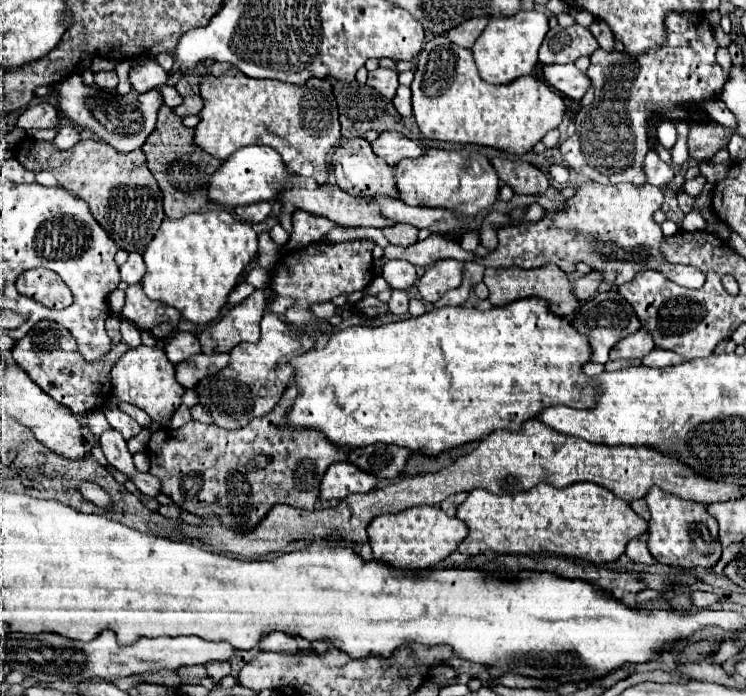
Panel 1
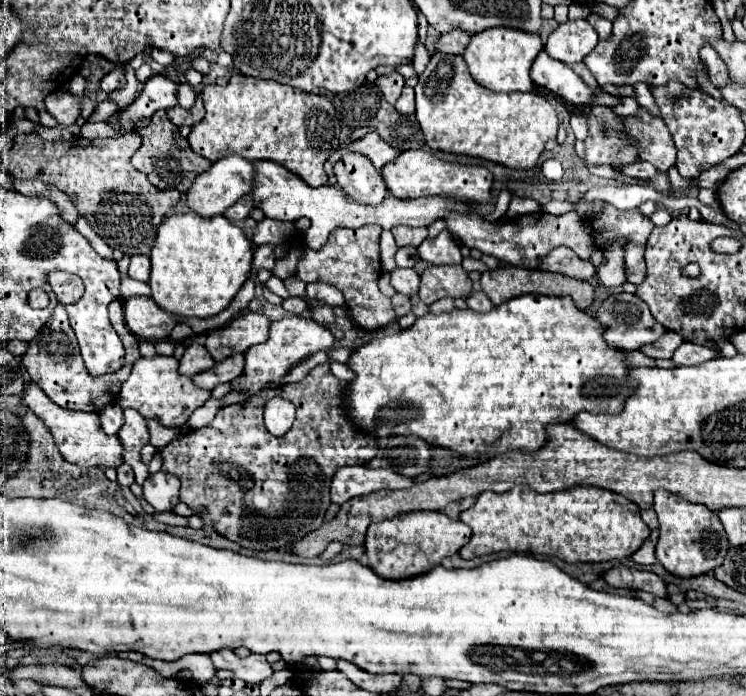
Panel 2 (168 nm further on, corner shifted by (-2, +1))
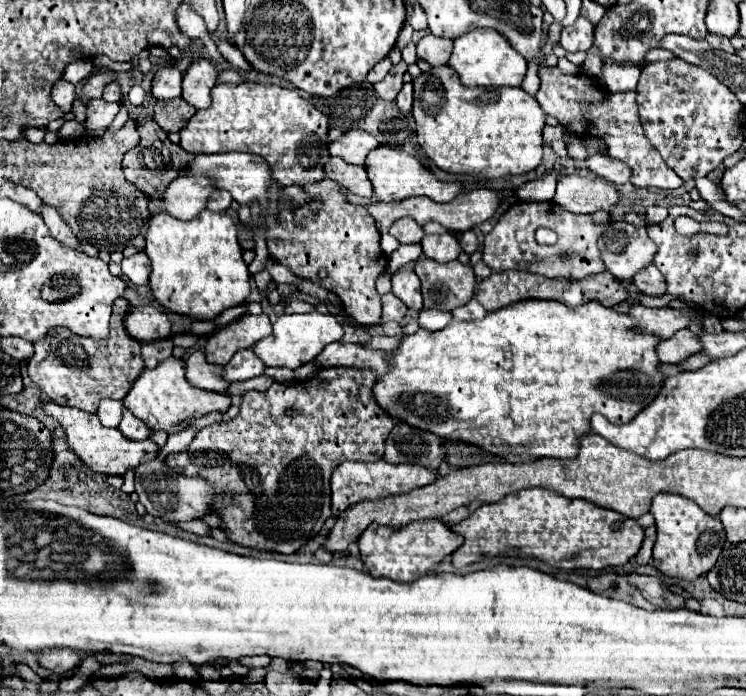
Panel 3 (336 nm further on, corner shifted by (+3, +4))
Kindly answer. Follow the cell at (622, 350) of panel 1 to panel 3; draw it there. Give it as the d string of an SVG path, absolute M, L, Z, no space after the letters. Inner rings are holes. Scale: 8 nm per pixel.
M690 330L676 332L672 338L660 340L656 346L656 354L660 362L668 362L668 364L678 364L680 360L696 354L698 350L700 350L698 336L692 334Z

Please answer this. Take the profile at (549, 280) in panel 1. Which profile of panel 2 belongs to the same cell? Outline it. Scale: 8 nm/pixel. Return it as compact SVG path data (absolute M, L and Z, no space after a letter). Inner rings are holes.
M499 267L491 273L489 271L483 273L481 289L491 299L493 305L501 305L501 303L505 303L513 297L525 295L525 293L539 293L539 295L553 295L553 297L569 295L569 297L573 297L573 301L579 309L587 309L595 299L595 289L589 281L567 279L565 275L555 275L555 273L547 273L547 271L529 271L529 269L521 269L521 267Z

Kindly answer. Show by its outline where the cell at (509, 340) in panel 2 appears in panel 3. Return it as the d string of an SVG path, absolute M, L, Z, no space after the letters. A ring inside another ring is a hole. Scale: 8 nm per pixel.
M522 300L518 304L500 308L498 312L488 312L482 320L476 320L476 322L452 320L446 328L436 330L436 332L428 332L420 328L416 334L402 336L398 348L392 352L386 352L388 372L382 376L378 374L372 392L374 392L378 406L384 412L388 412L388 416L392 416L396 422L406 422L406 424L412 424L412 428L434 432L436 436L444 440L460 440L460 442L480 446L486 452L504 458L506 462L528 462L536 458L574 458L578 454L578 438L590 432L592 414L602 414L614 424L630 422L638 414L638 410L642 410L654 400L654 396L658 394L662 386L664 376L658 372L660 360L656 358L656 352L654 352L660 338L654 334L634 332L632 326L634 326L634 318L630 318L628 314L614 312L612 308L606 308L596 302L586 302L582 306L568 308L566 304L552 302L552 300Z

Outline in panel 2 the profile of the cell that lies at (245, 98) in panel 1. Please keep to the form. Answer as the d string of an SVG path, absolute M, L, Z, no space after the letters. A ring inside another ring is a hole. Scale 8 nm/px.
M231 75L225 87L205 85L201 97L205 103L205 117L187 137L195 153L211 163L229 153L237 153L251 161L269 159L287 167L311 187L327 185L323 165L329 155L339 149L341 131L335 109L327 97L245 75Z

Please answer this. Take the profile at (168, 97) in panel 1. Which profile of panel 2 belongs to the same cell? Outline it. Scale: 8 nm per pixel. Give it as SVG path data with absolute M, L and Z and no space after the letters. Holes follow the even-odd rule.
M181 83L181 85L179 85L177 97L179 97L179 105L181 105L181 107L185 107L185 109L193 109L193 107L195 107L197 95L195 95L195 89L193 89L189 83Z

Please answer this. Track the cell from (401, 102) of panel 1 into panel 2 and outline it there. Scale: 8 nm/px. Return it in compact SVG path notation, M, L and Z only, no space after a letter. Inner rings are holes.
M405 87L401 97L397 99L395 103L395 109L401 113L401 115L413 115L415 113L415 93L411 87Z

